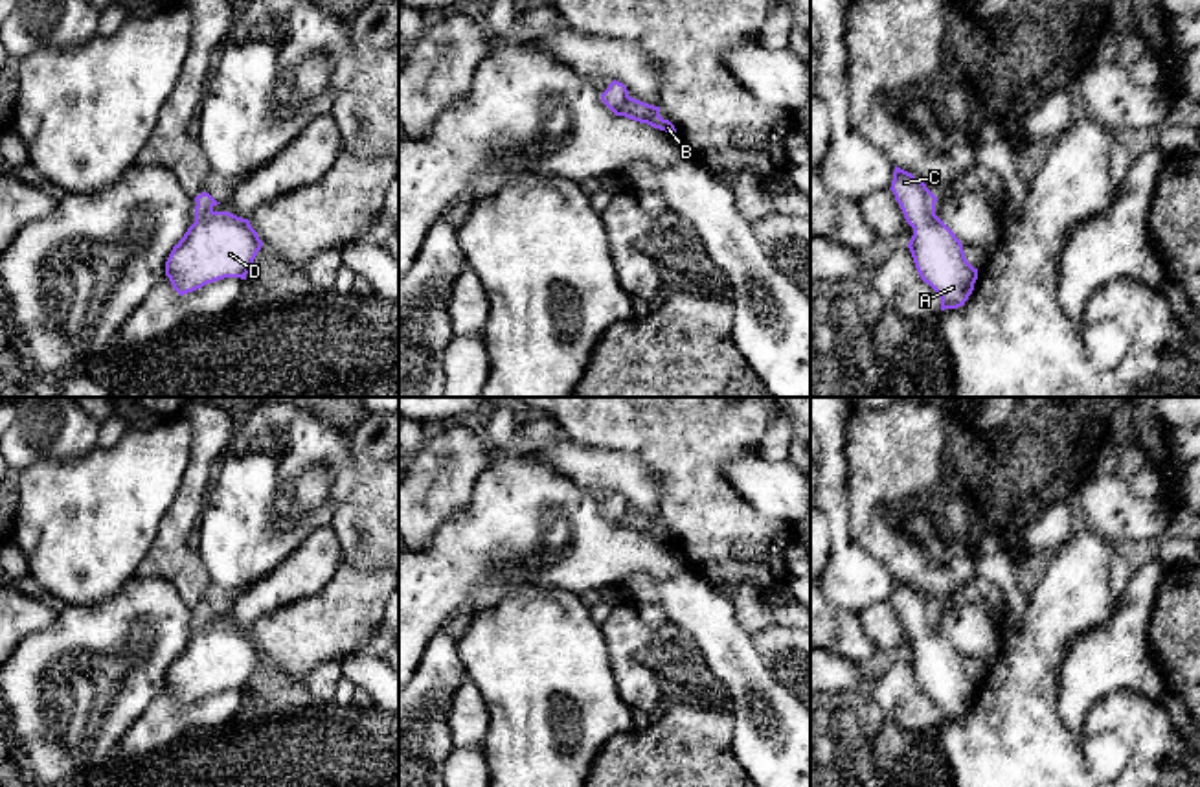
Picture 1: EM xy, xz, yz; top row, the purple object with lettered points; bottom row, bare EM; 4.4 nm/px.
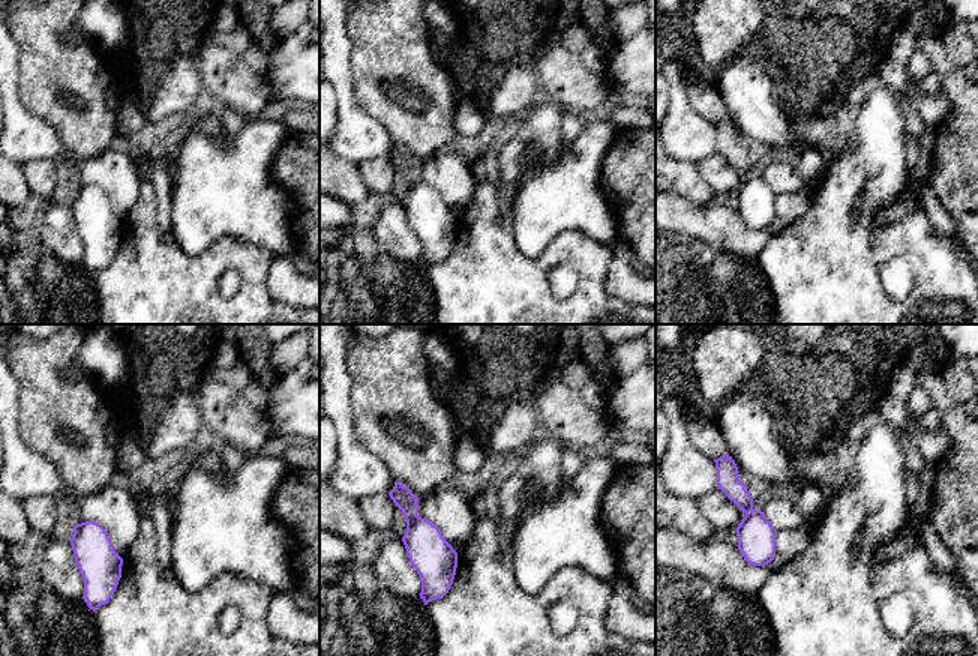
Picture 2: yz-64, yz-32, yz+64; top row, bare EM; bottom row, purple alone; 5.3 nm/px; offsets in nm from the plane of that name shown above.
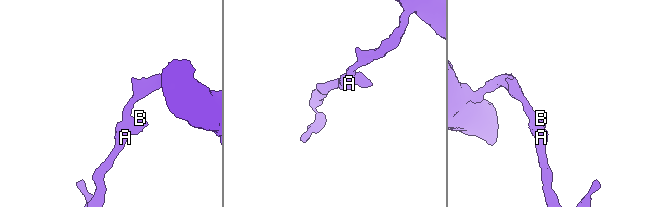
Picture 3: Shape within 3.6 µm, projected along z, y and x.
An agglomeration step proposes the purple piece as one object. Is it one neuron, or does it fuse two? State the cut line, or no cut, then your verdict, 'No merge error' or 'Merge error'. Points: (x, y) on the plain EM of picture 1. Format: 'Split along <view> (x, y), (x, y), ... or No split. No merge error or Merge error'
No split. No merge error

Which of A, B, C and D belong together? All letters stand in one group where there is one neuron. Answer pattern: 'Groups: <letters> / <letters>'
Groups: A B C D

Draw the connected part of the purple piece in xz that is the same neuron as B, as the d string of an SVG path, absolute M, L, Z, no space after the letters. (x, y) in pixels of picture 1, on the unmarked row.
M612 493L608 500L601 506L601 513L616 526L628 531L647 535L654 541L665 542L676 548L676 541L669 531L660 528L660 519L643 515L628 508L623 495Z

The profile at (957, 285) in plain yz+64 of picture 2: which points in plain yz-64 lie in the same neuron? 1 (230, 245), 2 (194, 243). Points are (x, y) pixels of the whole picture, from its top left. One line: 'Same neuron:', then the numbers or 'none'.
Same neuron: 1

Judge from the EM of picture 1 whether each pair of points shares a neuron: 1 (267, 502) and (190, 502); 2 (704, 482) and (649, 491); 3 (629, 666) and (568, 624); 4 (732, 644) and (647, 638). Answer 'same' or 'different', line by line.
1: different
2: different
3: different
4: different

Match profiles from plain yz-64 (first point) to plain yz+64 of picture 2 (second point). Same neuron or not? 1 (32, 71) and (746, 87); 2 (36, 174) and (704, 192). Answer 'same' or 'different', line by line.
1: different
2: different

